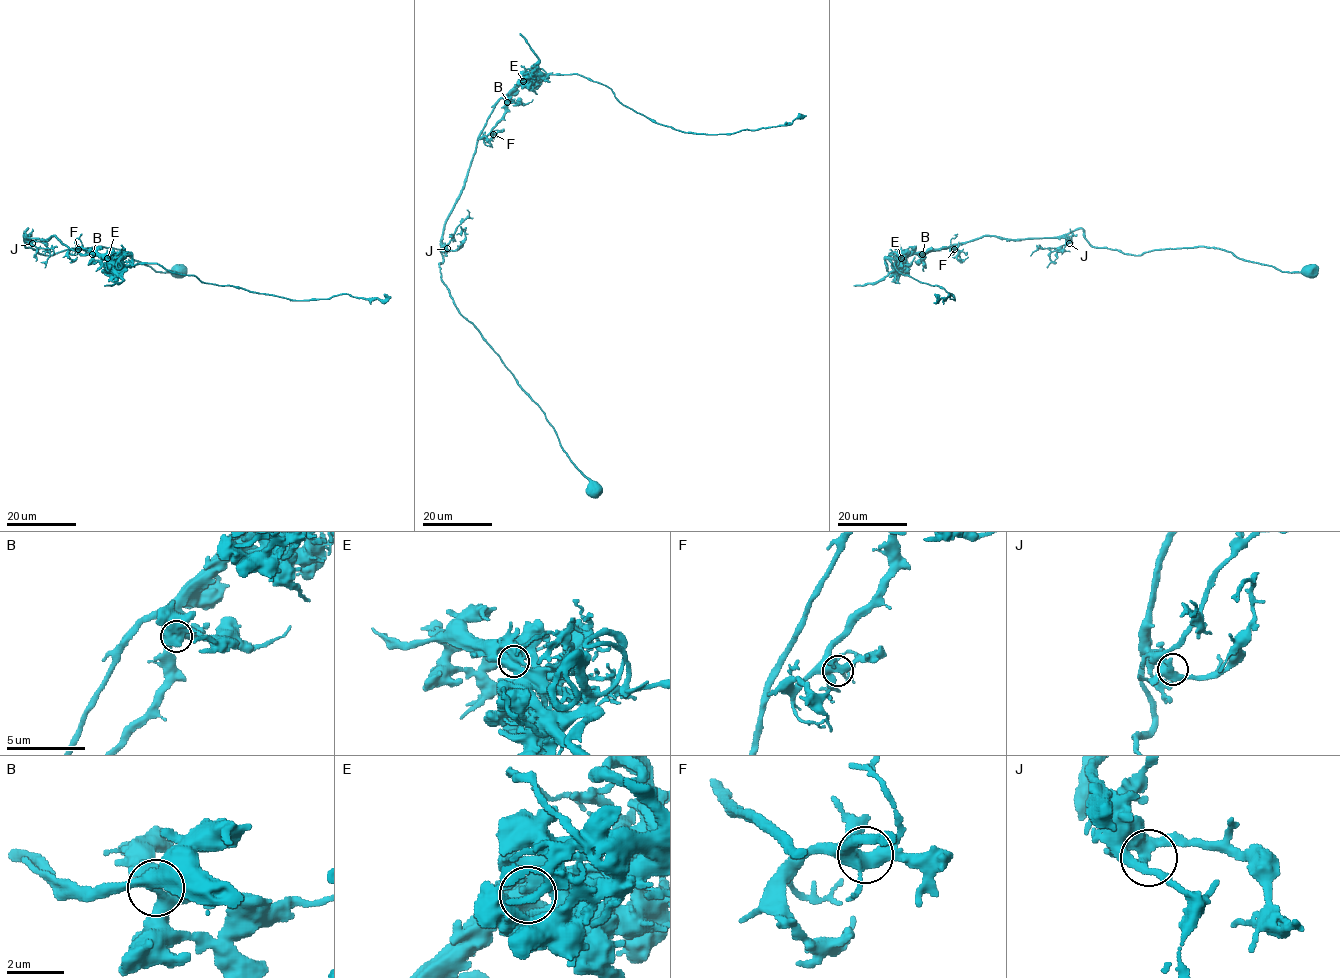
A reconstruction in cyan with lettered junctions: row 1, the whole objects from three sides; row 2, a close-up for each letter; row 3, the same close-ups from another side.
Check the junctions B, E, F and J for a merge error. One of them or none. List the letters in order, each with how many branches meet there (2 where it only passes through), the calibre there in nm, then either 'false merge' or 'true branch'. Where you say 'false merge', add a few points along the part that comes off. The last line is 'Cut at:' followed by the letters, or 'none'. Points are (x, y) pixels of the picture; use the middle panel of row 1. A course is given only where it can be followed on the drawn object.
B: 3 branches meet; 440 nm thick; true branch
E: 3 branches meet; 600 nm thick; false merge; foreign part runs (523, 81), (535, 68), (538, 59), (520, 33)
F: 4 branches meet; 480 nm thick; true branch
J: 3 branches meet; 360 nm thick; true branch
Cut at: E

